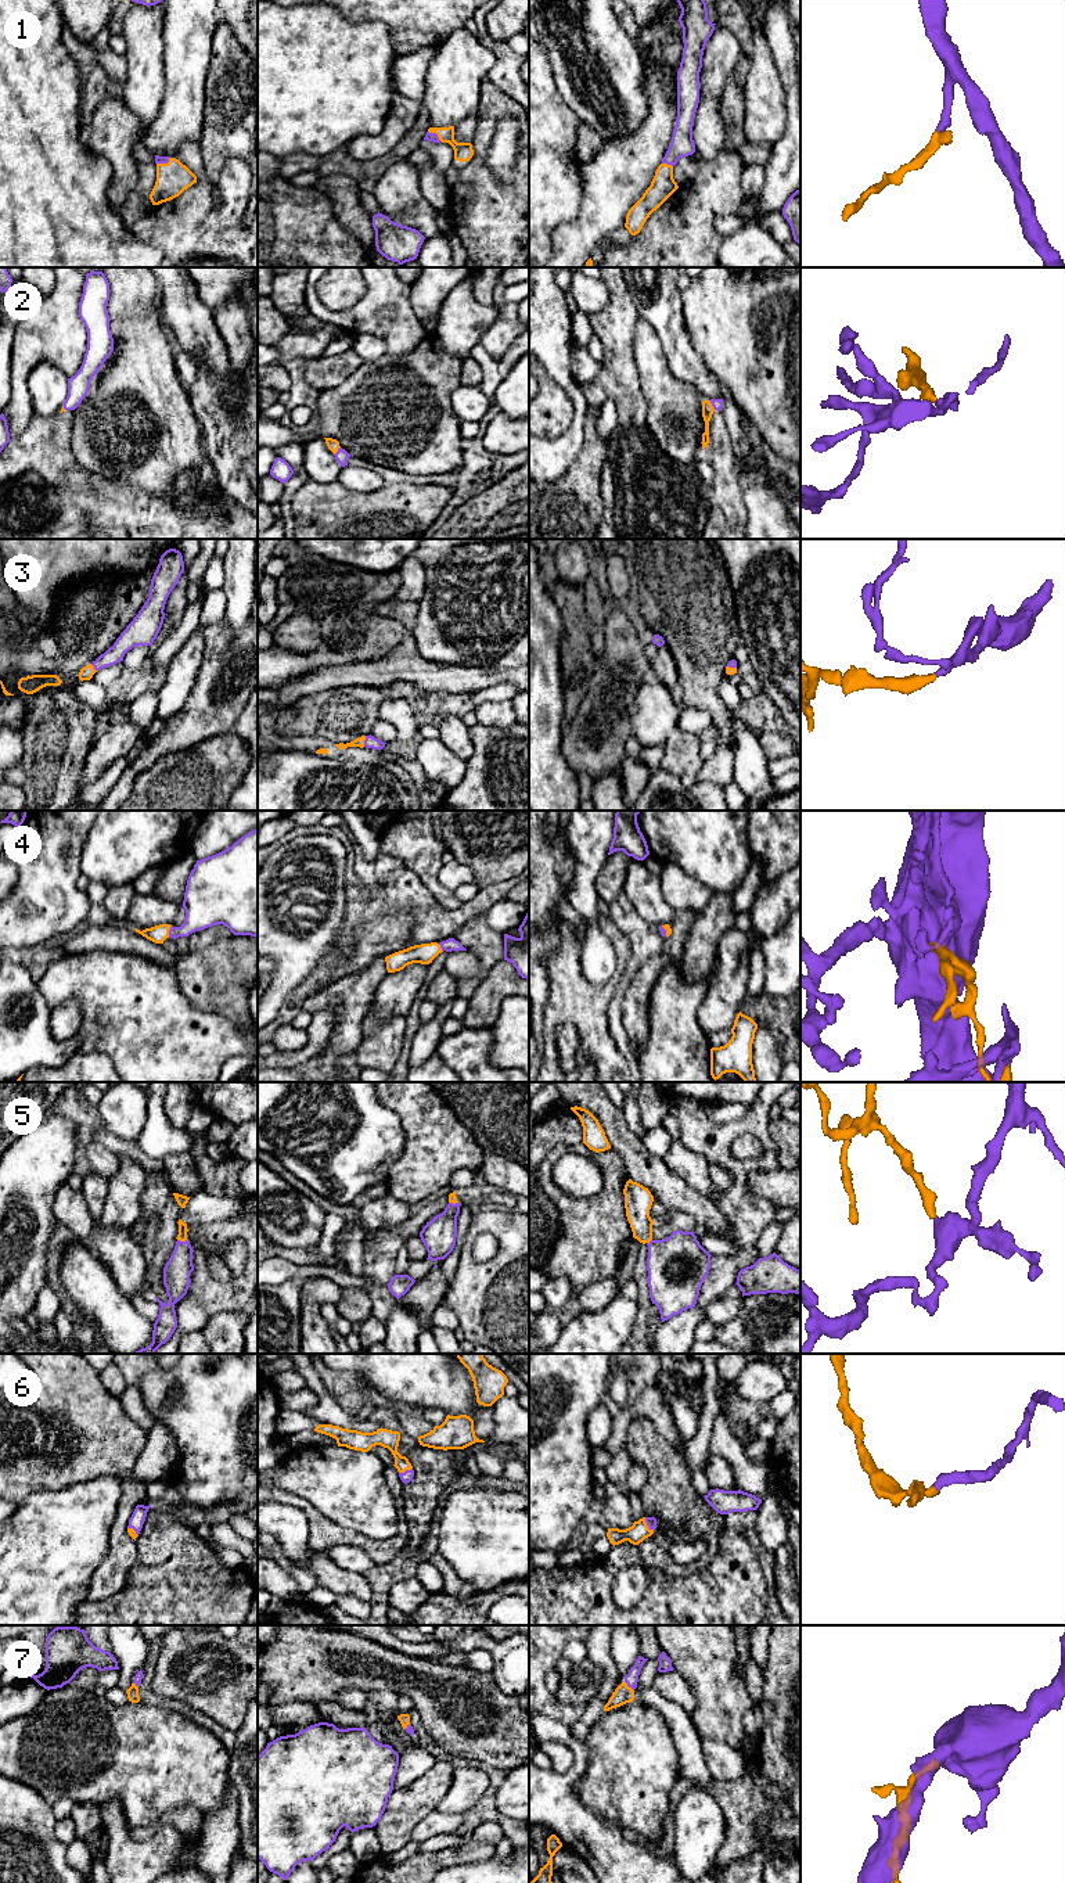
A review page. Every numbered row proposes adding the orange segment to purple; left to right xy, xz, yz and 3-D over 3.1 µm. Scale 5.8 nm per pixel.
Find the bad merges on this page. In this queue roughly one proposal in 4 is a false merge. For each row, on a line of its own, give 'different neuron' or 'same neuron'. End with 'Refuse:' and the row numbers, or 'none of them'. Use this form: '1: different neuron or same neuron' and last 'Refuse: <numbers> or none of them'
1: same neuron
2: same neuron
3: same neuron
4: same neuron
5: same neuron
6: same neuron
7: same neuron
Refuse: none of them

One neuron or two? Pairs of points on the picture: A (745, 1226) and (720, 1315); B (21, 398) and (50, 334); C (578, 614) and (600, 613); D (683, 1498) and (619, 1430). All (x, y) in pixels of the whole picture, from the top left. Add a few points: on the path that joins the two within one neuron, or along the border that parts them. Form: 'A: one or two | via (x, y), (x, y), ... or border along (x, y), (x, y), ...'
A: two | border along (725, 1293), (700, 1308)
B: one | via (21, 383), (21, 365), (35, 349)
C: two | border along (582, 585), (587, 636), (592, 646)
D: two | border along (652, 1422), (636, 1418), (629, 1426), (623, 1445)

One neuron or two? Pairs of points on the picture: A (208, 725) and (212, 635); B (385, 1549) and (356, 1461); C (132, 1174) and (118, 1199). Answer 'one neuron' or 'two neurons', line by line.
A: one neuron
B: two neurons
C: one neuron

